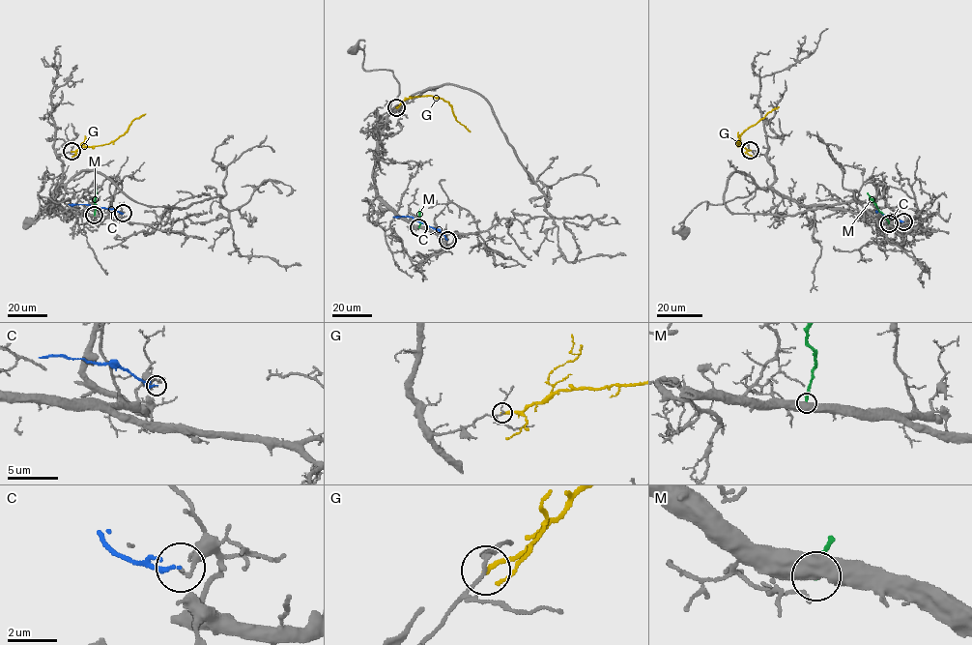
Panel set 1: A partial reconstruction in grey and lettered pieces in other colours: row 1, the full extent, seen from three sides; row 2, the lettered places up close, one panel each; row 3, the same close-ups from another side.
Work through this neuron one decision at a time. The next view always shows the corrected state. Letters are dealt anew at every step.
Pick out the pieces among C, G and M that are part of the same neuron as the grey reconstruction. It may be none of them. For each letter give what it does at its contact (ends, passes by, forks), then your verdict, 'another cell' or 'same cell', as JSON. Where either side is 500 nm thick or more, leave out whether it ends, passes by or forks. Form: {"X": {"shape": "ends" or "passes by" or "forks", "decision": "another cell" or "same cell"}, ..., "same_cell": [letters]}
{"C": {"shape": "ends", "decision": "another cell"}, "G": {"shape": "ends", "decision": "another cell"}, "M": {"decision": "another cell"}, "same_cell": []}

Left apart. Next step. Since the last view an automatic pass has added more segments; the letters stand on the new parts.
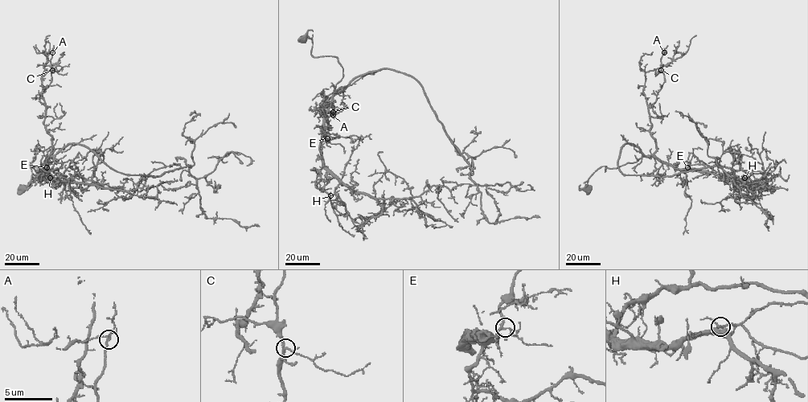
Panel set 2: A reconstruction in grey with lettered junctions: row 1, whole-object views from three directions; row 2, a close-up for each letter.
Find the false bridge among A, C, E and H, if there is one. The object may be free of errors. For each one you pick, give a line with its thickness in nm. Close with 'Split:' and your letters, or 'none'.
Split: none

